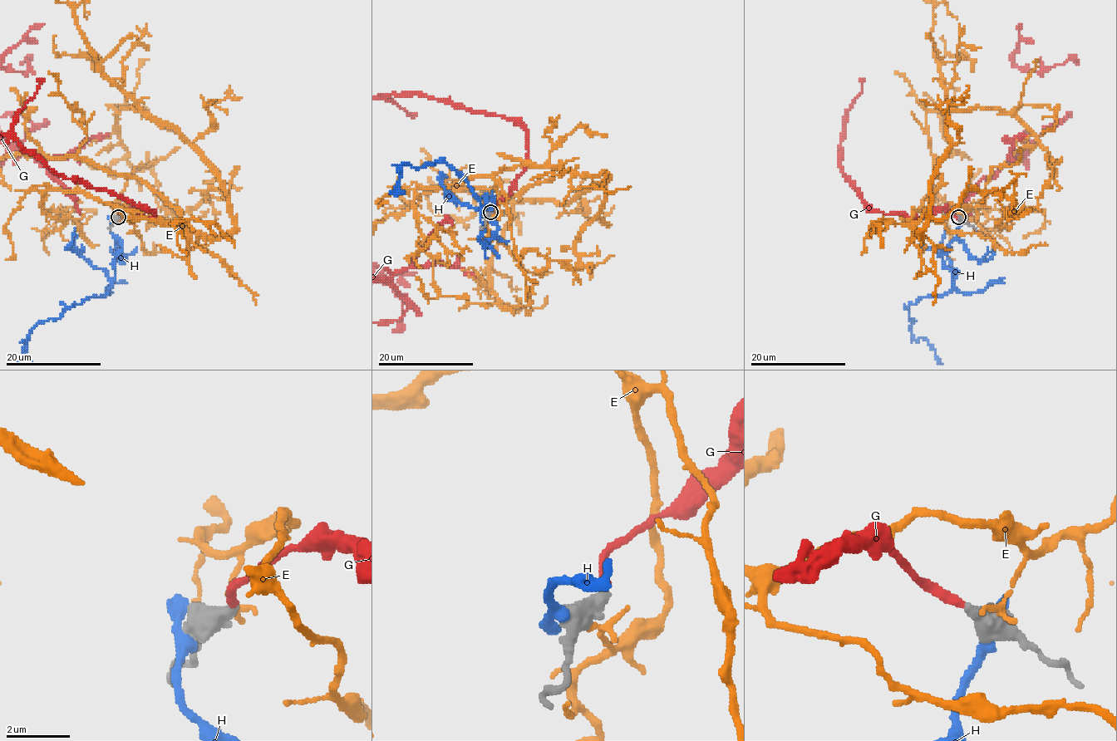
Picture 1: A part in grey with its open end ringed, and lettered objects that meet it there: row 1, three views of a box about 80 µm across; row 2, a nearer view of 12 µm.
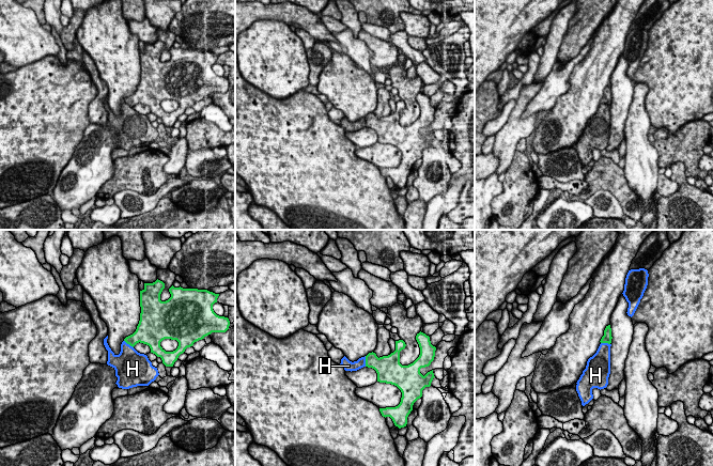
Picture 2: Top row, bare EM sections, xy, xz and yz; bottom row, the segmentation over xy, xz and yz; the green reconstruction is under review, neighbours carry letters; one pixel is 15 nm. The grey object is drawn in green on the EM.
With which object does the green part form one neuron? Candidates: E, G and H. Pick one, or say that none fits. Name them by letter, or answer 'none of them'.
G

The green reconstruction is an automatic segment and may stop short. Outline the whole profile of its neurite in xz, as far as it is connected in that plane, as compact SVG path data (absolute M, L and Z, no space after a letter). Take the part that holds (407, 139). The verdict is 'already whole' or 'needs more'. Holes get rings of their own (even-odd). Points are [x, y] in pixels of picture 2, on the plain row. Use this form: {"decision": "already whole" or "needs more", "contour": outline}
{"decision": "already whole", "contour": "M421 92L417 94L416 100L420 115L408 126L400 124L400 112L406 107L403 100L396 102L396 111L388 116L378 119L373 112L366 116L366 127L376 131L377 142L394 145L402 153L398 167L379 169L382 176L390 177L399 189L406 187L414 164L422 157L422 151L430 147L435 138L433 130L423 137L420 129L431 125L436 108L431 105L430 97Z"}

